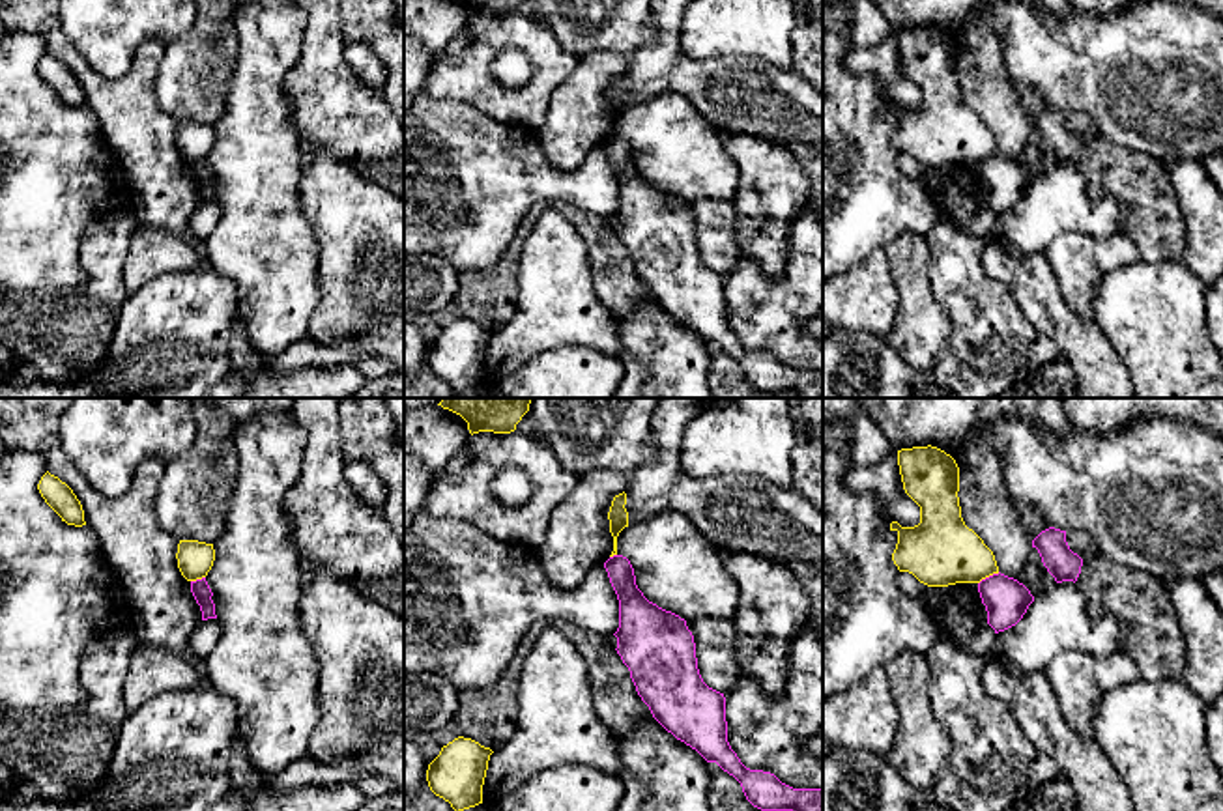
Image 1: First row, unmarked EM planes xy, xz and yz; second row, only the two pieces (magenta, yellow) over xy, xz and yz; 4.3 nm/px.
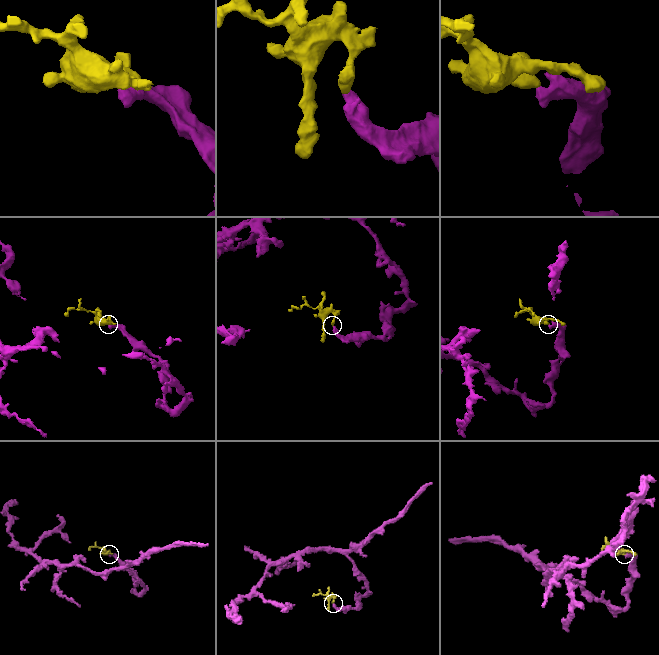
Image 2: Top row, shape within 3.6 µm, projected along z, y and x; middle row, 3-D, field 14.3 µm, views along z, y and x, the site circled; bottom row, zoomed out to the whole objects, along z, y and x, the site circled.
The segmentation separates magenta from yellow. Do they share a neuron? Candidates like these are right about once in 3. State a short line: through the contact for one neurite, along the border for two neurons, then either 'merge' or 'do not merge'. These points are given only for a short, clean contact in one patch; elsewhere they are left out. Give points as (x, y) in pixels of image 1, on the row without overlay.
yz (999, 154), (978, 165) | do not merge

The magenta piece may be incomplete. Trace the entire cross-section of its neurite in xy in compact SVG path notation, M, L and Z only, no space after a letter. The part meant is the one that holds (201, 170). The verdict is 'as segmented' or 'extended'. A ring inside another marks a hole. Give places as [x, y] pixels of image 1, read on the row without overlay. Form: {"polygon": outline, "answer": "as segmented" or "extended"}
{"polygon": "M206 159L191 163L191 174L193 174L196 185L200 187L202 202L217 200L215 185L211 181L213 174L211 174Z", "answer": "as segmented"}

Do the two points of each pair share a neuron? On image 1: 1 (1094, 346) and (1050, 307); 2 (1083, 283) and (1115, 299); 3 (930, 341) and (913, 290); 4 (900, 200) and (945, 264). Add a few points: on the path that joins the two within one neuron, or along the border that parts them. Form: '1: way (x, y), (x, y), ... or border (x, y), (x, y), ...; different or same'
1: way (1083, 341), (1061, 318); same
2: border (1132, 264), (1113, 268), (1100, 279), (1093, 318); different
3: way (922, 327), (915, 303); same
4: border (930, 195), (937, 221), (924, 236); different

